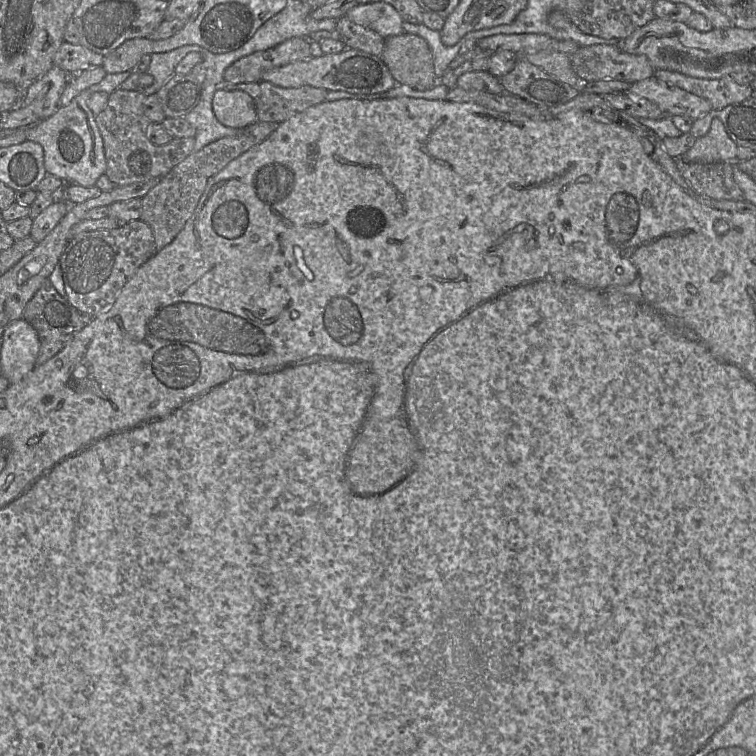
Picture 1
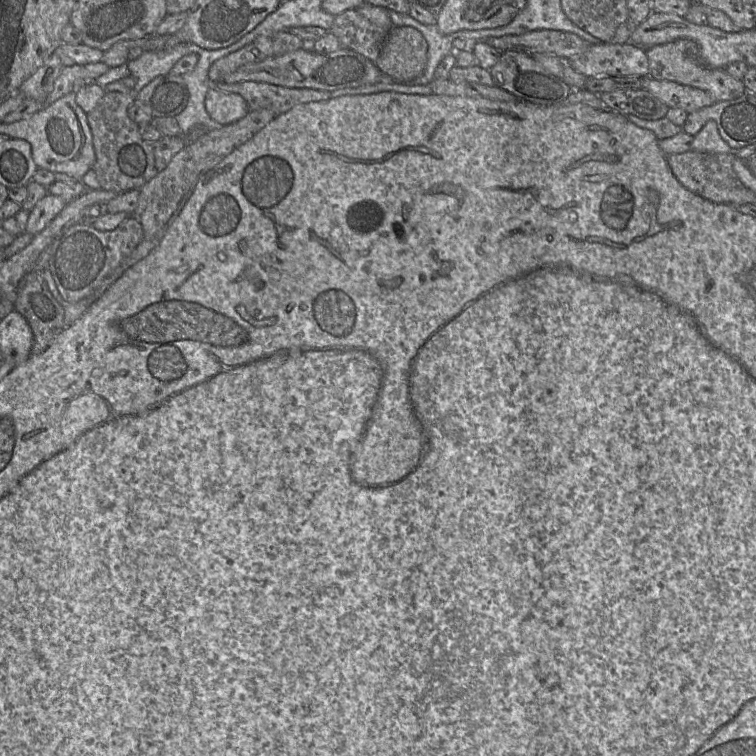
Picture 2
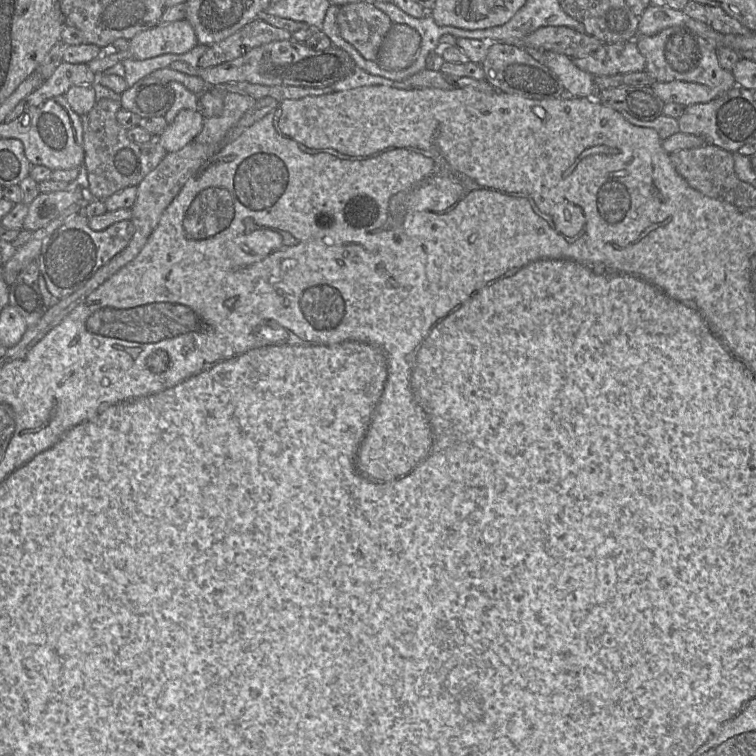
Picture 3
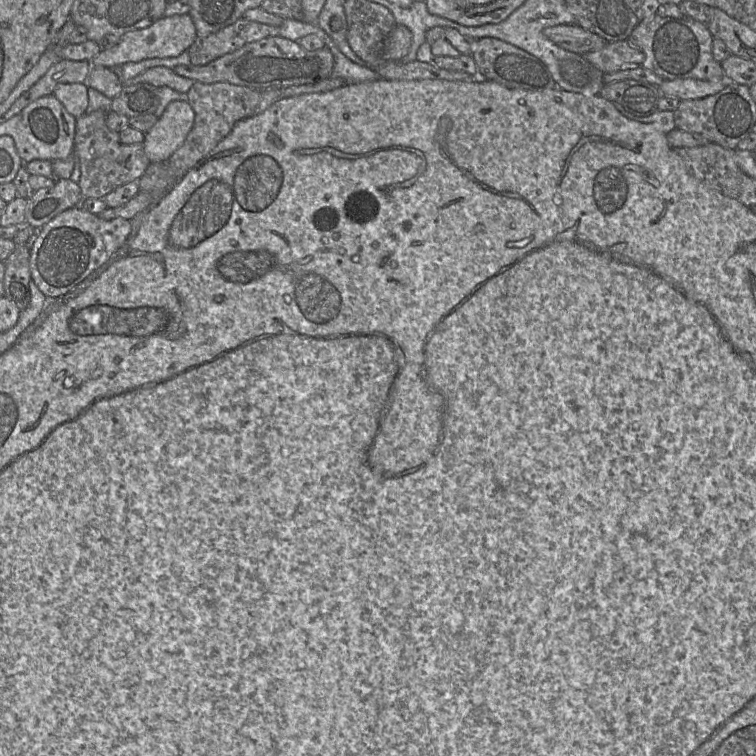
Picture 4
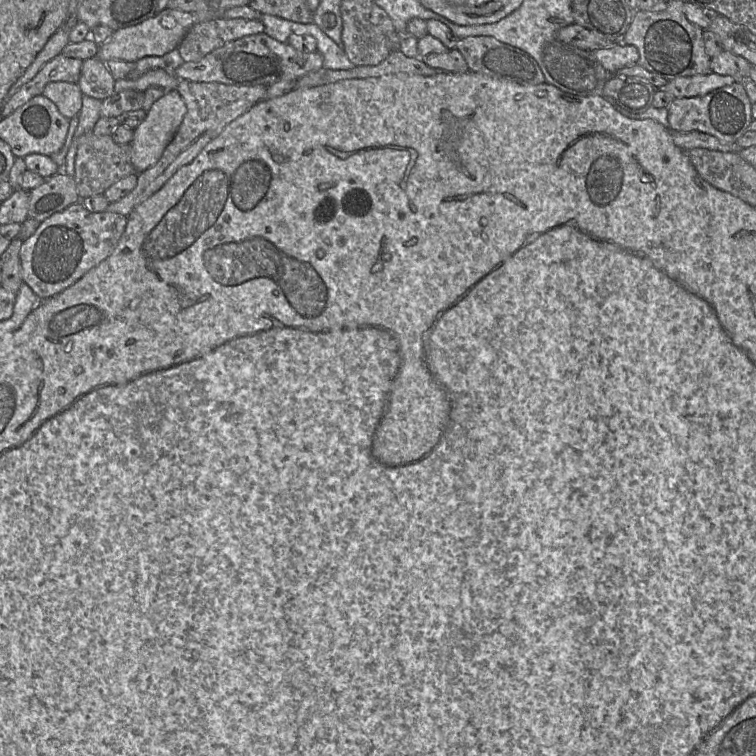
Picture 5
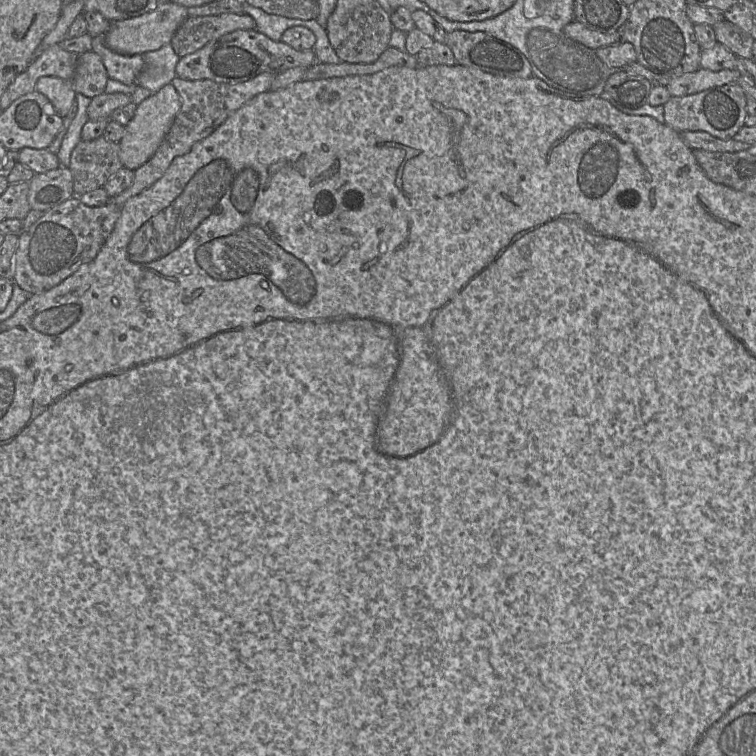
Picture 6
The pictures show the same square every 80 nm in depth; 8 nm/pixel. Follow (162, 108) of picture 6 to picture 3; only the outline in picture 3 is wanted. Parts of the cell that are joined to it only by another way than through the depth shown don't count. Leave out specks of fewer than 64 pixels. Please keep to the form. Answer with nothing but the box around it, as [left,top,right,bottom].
[158,109,204,153]

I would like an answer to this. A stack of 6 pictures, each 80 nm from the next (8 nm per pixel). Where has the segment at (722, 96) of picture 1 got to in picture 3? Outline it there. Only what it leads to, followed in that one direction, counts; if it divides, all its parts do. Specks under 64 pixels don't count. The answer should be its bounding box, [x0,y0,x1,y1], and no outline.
[634,26,737,93]

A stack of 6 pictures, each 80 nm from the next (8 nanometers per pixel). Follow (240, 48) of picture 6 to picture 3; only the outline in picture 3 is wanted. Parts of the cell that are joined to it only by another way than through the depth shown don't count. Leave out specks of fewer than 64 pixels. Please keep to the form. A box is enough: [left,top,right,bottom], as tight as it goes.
[169,39,356,88]

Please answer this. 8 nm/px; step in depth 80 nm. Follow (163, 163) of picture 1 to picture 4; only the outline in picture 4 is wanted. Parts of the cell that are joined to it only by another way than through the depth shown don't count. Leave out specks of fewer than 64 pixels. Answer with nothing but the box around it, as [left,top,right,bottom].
[74,110,151,199]

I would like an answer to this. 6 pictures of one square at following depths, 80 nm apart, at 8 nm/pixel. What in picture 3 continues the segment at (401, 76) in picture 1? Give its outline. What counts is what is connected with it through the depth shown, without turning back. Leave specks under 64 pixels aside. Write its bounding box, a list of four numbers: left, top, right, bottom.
[376,23,421,70]

